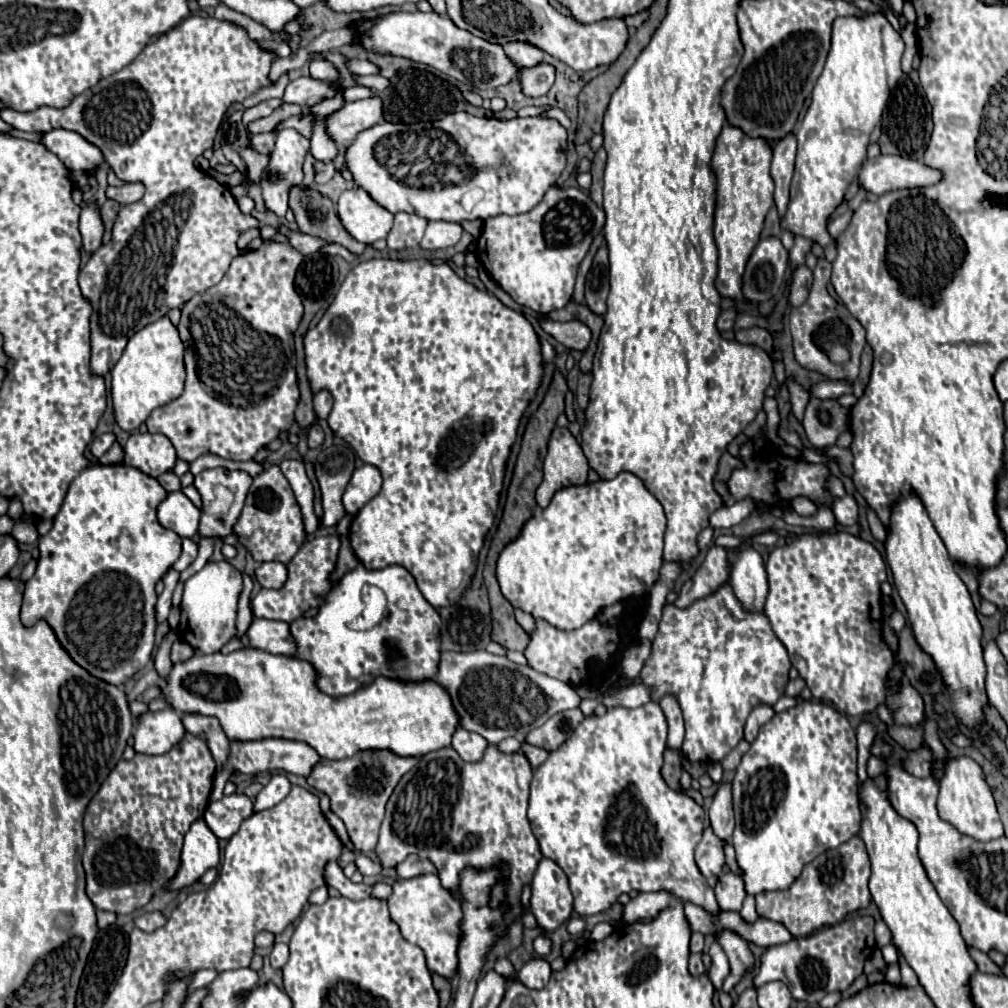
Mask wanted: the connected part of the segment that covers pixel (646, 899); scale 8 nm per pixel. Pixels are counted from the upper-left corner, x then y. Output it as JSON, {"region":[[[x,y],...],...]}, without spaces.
{"region":[[[667,890],[641,892],[637,898],[633,898],[625,904],[623,922],[631,924],[631,922],[637,922],[637,920],[651,920],[663,908],[667,908],[671,902],[673,902],[673,894],[667,892]]]}

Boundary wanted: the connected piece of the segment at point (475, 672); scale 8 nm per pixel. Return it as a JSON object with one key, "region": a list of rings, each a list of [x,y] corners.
{"region":[[[487,650],[441,652],[435,682],[447,690],[459,716],[459,726],[481,734],[491,744],[499,744],[509,736],[523,738],[557,712],[575,708],[581,702],[573,686],[529,666],[519,666],[505,656],[489,654]]]}

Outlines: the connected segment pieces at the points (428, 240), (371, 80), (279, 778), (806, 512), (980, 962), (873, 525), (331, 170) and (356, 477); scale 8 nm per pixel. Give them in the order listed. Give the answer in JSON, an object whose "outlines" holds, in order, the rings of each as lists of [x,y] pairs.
{"outlines":[[[[429,222],[425,236],[421,240],[421,248],[425,250],[439,250],[439,248],[449,248],[459,242],[463,234],[461,224],[457,222]]],[[[379,74],[377,76],[355,76],[355,82],[361,84],[361,86],[369,86],[369,88],[373,88],[377,92],[383,92],[387,88],[387,84],[389,84],[389,80],[379,76]]],[[[275,774],[275,776],[271,778],[271,782],[257,794],[255,812],[273,808],[275,804],[279,804],[279,802],[287,796],[289,790],[291,790],[291,784],[289,784],[287,776],[285,776],[285,774]]],[[[795,498],[791,502],[791,508],[799,514],[799,516],[815,516],[817,514],[817,506],[813,502],[809,502],[807,498]]],[[[969,948],[969,952],[971,952],[971,958],[977,962],[979,972],[985,972],[985,974],[1003,974],[1001,968],[985,952],[979,952],[975,948]]],[[[871,508],[867,510],[867,520],[873,537],[883,543],[886,538],[885,528]]],[[[321,162],[314,163],[314,180],[317,184],[326,184],[329,182],[336,172],[333,163],[324,164]]],[[[363,464],[357,468],[345,488],[343,494],[343,506],[345,512],[355,516],[377,492],[381,490],[381,474],[375,466]]]]}

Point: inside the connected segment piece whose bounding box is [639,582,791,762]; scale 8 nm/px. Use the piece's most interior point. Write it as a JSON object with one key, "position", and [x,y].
{"position":[719,660]}

